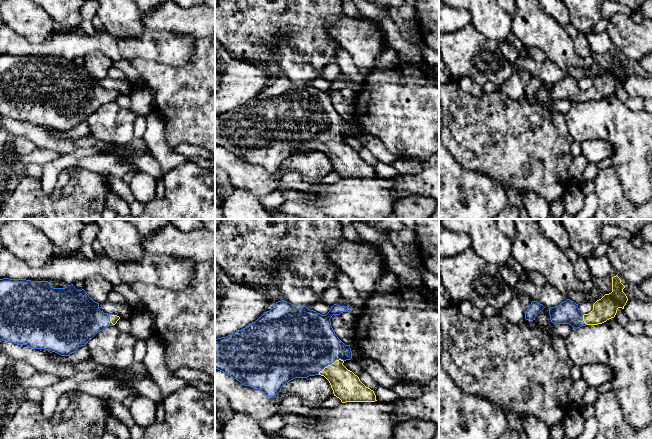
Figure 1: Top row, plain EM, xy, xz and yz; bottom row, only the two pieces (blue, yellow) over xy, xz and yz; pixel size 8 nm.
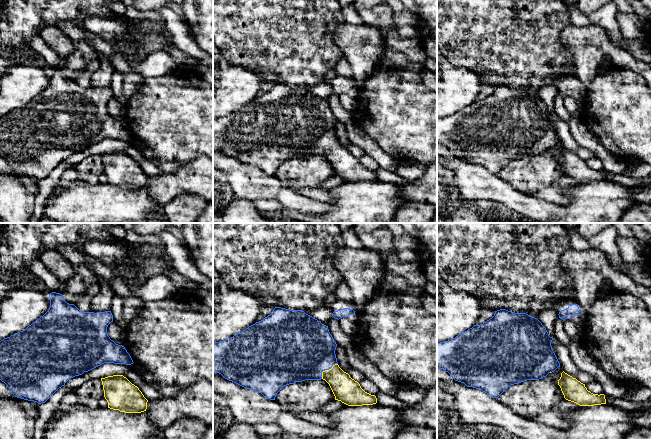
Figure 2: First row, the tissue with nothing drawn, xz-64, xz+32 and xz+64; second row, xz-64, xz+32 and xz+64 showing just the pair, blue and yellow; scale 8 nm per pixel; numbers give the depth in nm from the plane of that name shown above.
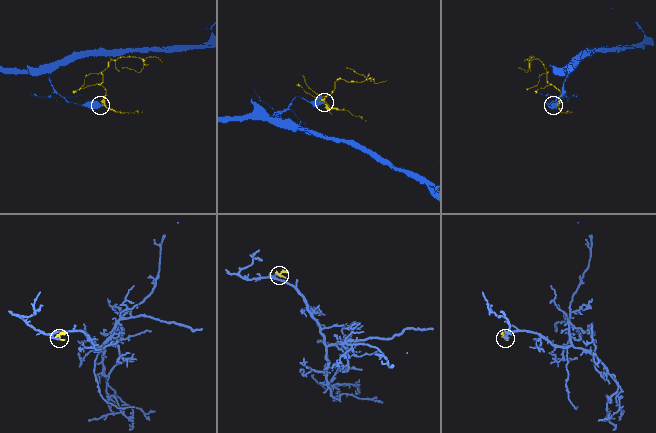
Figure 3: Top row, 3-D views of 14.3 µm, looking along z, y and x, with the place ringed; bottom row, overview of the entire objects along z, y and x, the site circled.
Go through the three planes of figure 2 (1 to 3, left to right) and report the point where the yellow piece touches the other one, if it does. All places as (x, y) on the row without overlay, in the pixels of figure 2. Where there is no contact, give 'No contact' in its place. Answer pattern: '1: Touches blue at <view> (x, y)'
1: No contact
2: Touches blue at xz+32 (326, 145)
3: Touches blue at xz+64 (550, 147)

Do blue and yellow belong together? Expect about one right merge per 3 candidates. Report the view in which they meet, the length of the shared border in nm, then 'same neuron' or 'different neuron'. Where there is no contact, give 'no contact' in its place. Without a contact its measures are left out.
xz | 240 nm | same neuron

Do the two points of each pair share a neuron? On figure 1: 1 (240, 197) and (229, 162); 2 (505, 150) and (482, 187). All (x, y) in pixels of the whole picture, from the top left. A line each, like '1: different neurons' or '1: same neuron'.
1: different neurons
2: different neurons

